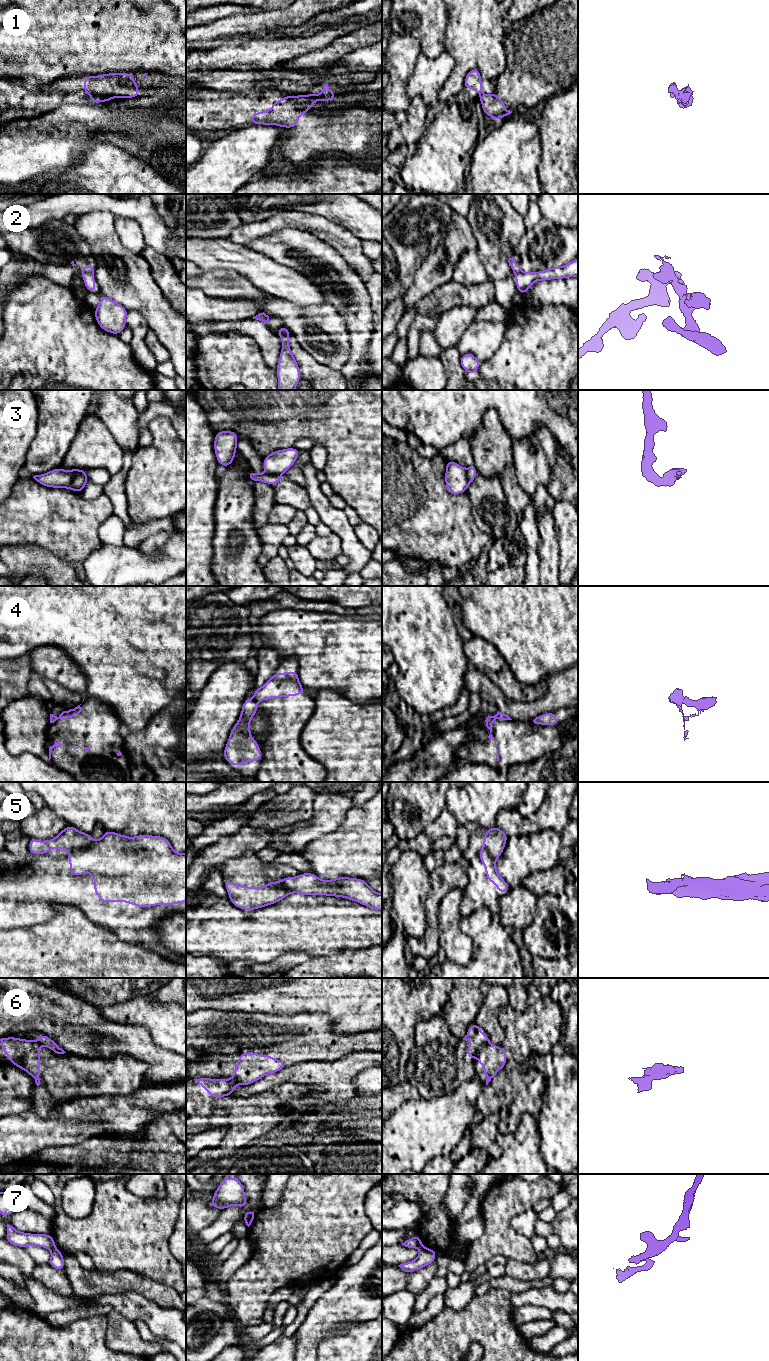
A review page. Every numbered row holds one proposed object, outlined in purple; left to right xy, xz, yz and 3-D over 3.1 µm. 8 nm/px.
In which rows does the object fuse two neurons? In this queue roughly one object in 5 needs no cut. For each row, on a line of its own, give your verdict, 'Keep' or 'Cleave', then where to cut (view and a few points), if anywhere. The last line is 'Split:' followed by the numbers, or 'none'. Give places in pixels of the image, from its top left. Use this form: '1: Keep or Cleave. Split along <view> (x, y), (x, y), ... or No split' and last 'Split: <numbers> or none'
1: Cleave. Split along xy (91, 95), (110, 95), (114, 97)
2: Cleave. Split along xy (82, 272), (92, 273)
3: Cleave. Split along xy (77, 469), (70, 488)
4: Cleave. Split along xz (253, 699), (256, 701)
5: Cleave. Split along xy (94, 841), (87, 847), (72, 850), (68, 854)
6: Cleave. Split along yz (489, 1041), (476, 1054)
7: Cleave. Split along xy (55, 1247), (51, 1250)
Split: 1, 2, 3, 4, 5, 6, 7

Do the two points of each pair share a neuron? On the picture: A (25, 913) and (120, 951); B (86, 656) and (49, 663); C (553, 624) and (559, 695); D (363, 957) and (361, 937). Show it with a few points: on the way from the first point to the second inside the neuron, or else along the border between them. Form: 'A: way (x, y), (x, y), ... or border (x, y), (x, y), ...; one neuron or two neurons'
A: border (66, 907), (59, 907), (44, 922), (24, 927); two neurons
B: border (54, 645), (61, 648), (74, 661), (86, 679); two neurons
C: border (567, 668), (549, 676); two neurons
D: border (371, 946), (339, 950); two neurons

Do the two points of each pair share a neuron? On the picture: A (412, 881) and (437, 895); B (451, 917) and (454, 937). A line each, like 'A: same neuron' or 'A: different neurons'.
A: different neurons
B: same neuron

